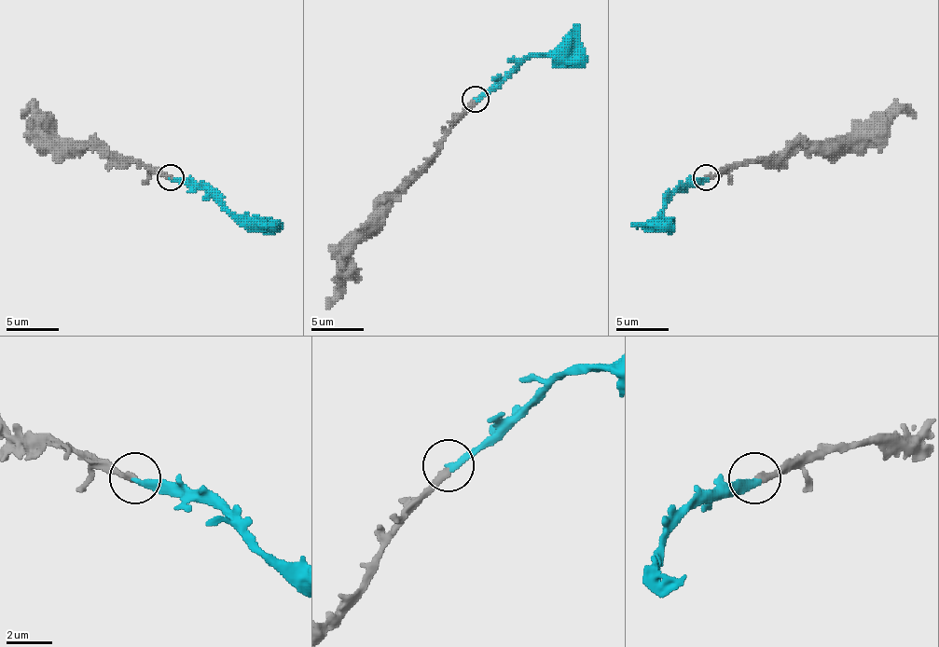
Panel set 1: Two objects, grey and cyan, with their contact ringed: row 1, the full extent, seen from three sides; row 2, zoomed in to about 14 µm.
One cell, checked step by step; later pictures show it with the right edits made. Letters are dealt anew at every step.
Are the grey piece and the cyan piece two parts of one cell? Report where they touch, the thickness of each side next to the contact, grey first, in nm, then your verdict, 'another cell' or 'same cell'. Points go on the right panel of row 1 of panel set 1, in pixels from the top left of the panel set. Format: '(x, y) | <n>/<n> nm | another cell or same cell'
(706, 177) | 280/260 nm | same cell

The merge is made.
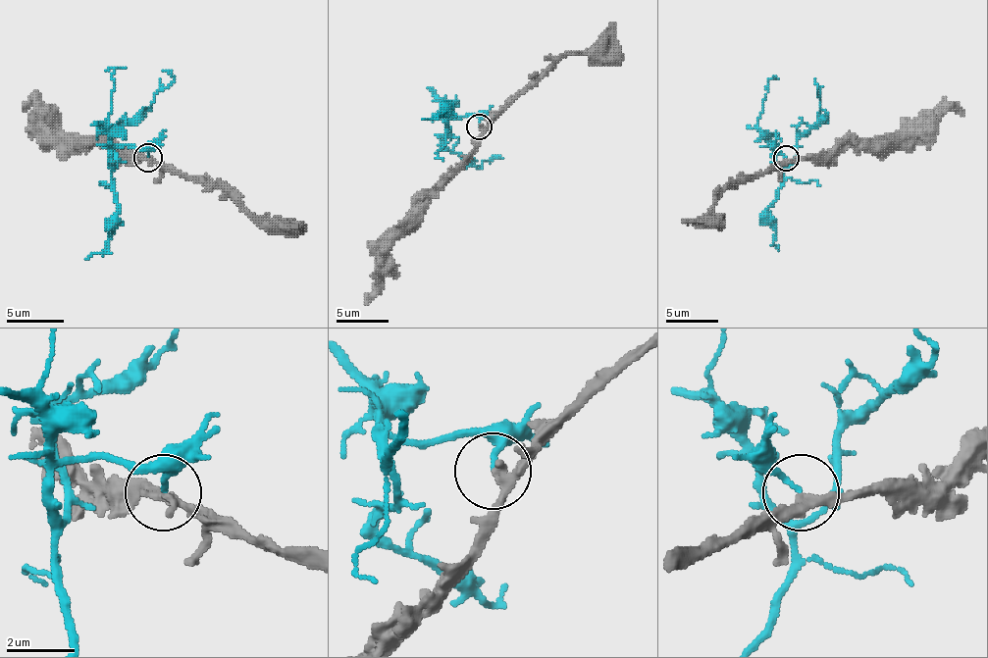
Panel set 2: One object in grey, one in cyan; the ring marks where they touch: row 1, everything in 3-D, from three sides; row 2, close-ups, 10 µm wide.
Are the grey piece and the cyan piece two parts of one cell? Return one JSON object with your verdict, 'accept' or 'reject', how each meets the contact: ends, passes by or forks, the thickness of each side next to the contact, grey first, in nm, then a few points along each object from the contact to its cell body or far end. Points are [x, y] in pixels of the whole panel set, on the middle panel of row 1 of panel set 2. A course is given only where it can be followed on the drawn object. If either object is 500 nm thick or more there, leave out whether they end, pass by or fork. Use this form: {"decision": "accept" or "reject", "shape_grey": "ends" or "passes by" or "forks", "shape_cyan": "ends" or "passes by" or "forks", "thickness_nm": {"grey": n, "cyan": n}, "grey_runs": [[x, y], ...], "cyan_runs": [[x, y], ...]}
{"decision": "reject", "shape_grey": "passes by", "shape_cyan": "ends", "thickness_nm": {"grey": 220, "cyan": 150}, "grey_runs": [[480, 126], [482, 137], [472, 153], [435, 189], [427, 208], [389, 249], [389, 268], [365, 304]], "cyan_runs": [[480, 126], [474, 114], [450, 117], [445, 114], [448, 137], [442, 142], [477, 166], [502, 158], [493, 156]]}

